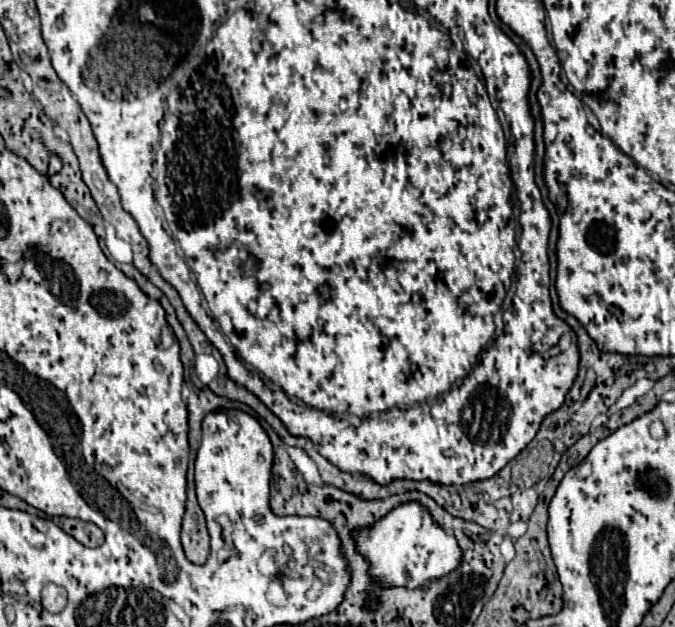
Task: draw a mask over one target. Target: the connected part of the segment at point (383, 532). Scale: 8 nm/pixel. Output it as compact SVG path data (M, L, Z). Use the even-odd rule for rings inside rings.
M417 502L401 504L369 530L357 530L355 542L371 564L371 576L381 580L385 586L419 588L427 580L449 574L461 562L461 550L455 536L433 524L429 512Z

